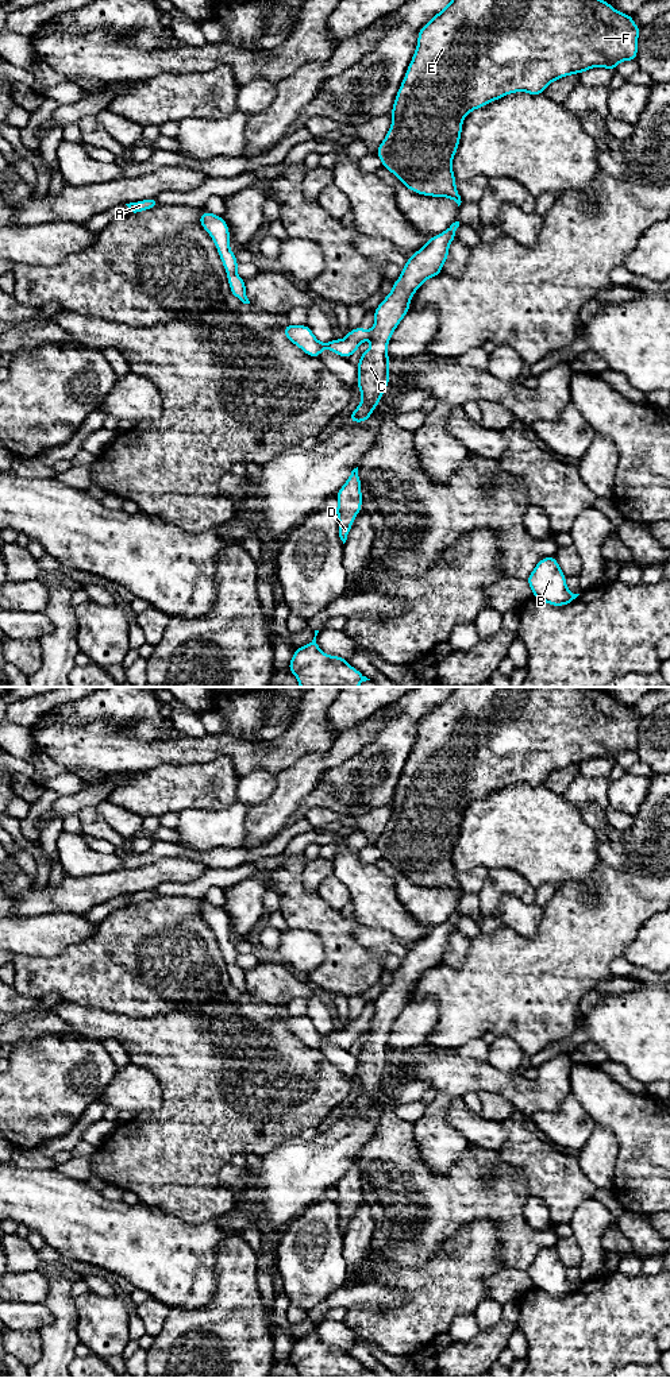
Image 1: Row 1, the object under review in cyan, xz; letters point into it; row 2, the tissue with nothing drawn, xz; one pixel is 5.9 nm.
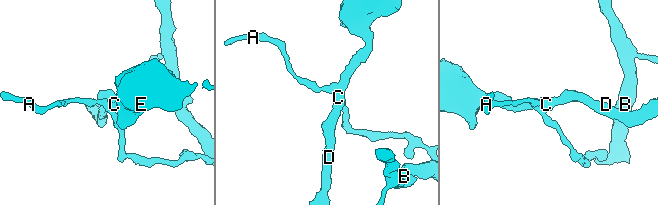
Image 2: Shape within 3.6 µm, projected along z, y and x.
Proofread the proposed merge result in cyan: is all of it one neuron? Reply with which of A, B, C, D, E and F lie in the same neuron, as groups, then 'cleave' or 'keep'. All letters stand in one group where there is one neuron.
groups A B / C D E F; cleave

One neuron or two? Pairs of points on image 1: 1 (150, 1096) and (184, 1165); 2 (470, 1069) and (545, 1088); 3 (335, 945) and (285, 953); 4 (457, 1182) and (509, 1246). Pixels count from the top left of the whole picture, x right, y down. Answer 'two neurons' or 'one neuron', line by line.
1: two neurons
2: one neuron
3: two neurons
4: one neuron

